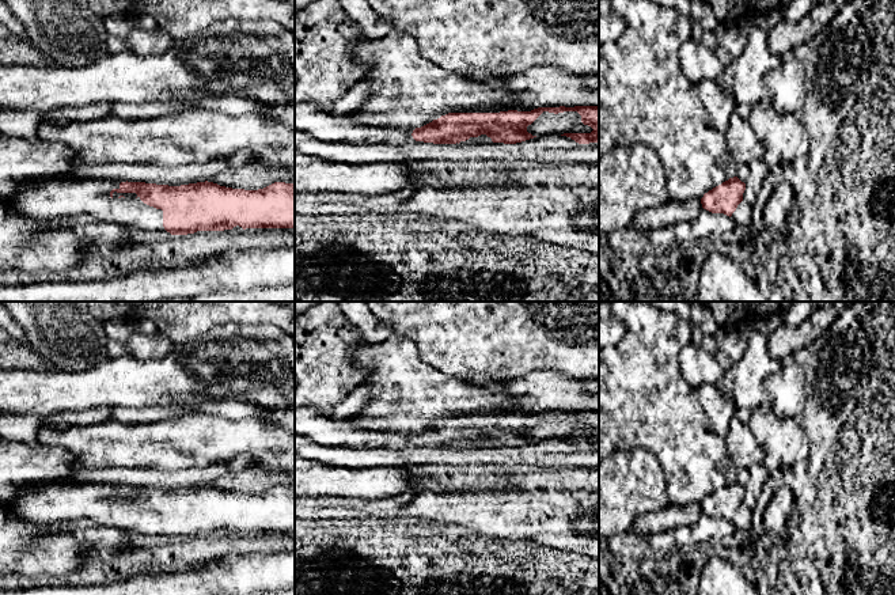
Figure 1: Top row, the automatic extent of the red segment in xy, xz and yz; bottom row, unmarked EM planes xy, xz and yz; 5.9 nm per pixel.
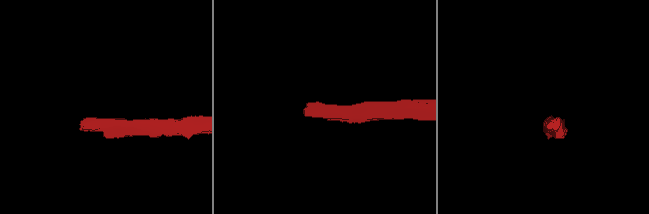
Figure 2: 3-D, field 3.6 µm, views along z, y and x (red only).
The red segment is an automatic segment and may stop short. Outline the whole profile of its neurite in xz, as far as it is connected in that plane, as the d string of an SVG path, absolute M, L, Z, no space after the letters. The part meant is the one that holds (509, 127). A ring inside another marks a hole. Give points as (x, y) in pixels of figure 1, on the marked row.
M312 102L295 103L295 130L308 133L321 141L338 141L350 144L384 144L399 147L406 144L459 144L470 137L486 134L493 143L516 144L536 136L527 132L531 125L543 111L564 113L577 111L581 115L581 122L591 126L591 133L564 133L561 136L570 137L579 144L599 143L599 106L574 106L574 107L538 107L531 111L508 110L500 113L448 113L421 128L373 128L359 124L350 114L335 114L331 110L322 110Z

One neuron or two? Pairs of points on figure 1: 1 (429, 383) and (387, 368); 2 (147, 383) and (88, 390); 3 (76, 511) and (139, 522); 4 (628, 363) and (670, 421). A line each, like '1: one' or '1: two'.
1: one
2: one
3: one
4: one

